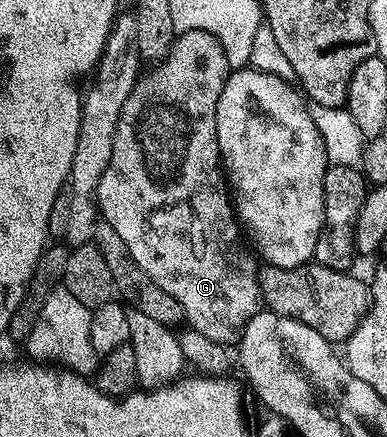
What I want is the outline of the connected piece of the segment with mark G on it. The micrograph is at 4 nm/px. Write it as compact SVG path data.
M191 31L176 37L175 43L166 58L156 67L157 72L144 88L143 94L136 92L129 96L125 108L121 112L121 120L117 124L117 132L113 140L113 156L109 160L109 168L105 168L105 176L101 176L101 184L95 193L95 200L99 204L99 212L104 223L111 225L111 230L116 239L129 248L129 256L141 264L144 272L157 284L157 288L165 288L177 304L181 304L186 325L192 330L201 332L209 340L217 340L224 344L231 344L238 339L242 329L253 315L261 309L259 297L259 270L255 266L256 259L252 251L239 243L241 227L233 209L229 187L225 181L223 167L219 161L219 145L217 144L217 100L221 96L223 86L227 82L229 67L226 56L219 41L211 34L203 31Z

